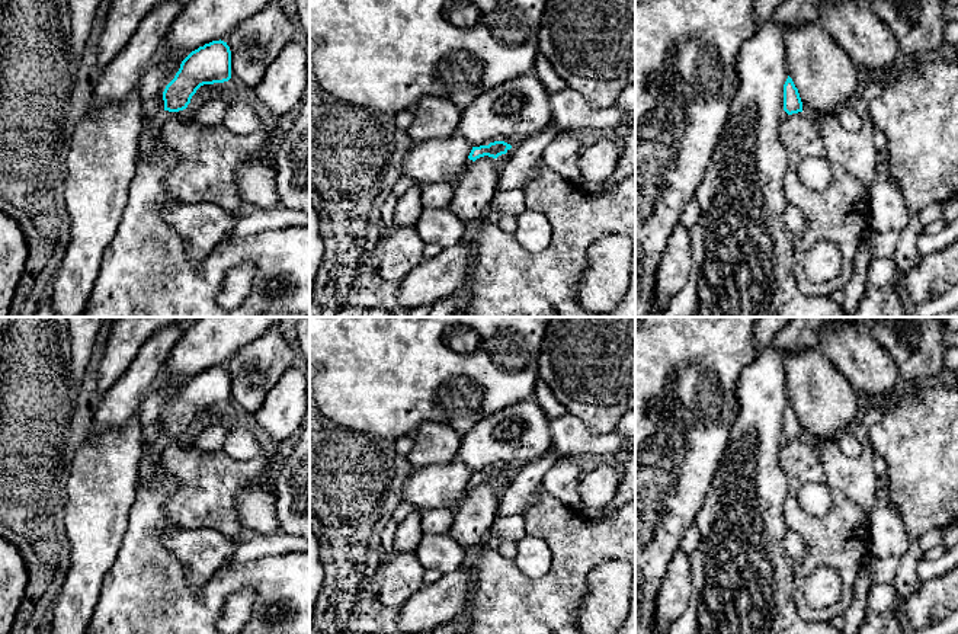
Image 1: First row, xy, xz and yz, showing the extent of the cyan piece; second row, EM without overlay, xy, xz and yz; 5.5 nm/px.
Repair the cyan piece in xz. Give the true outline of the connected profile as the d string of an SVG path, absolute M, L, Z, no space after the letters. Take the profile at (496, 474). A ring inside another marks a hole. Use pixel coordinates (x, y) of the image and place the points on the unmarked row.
M497 464L490 468L484 468L480 473L472 473L468 484L472 487L484 481L497 484L499 481L506 480L518 468L519 467L512 464Z

